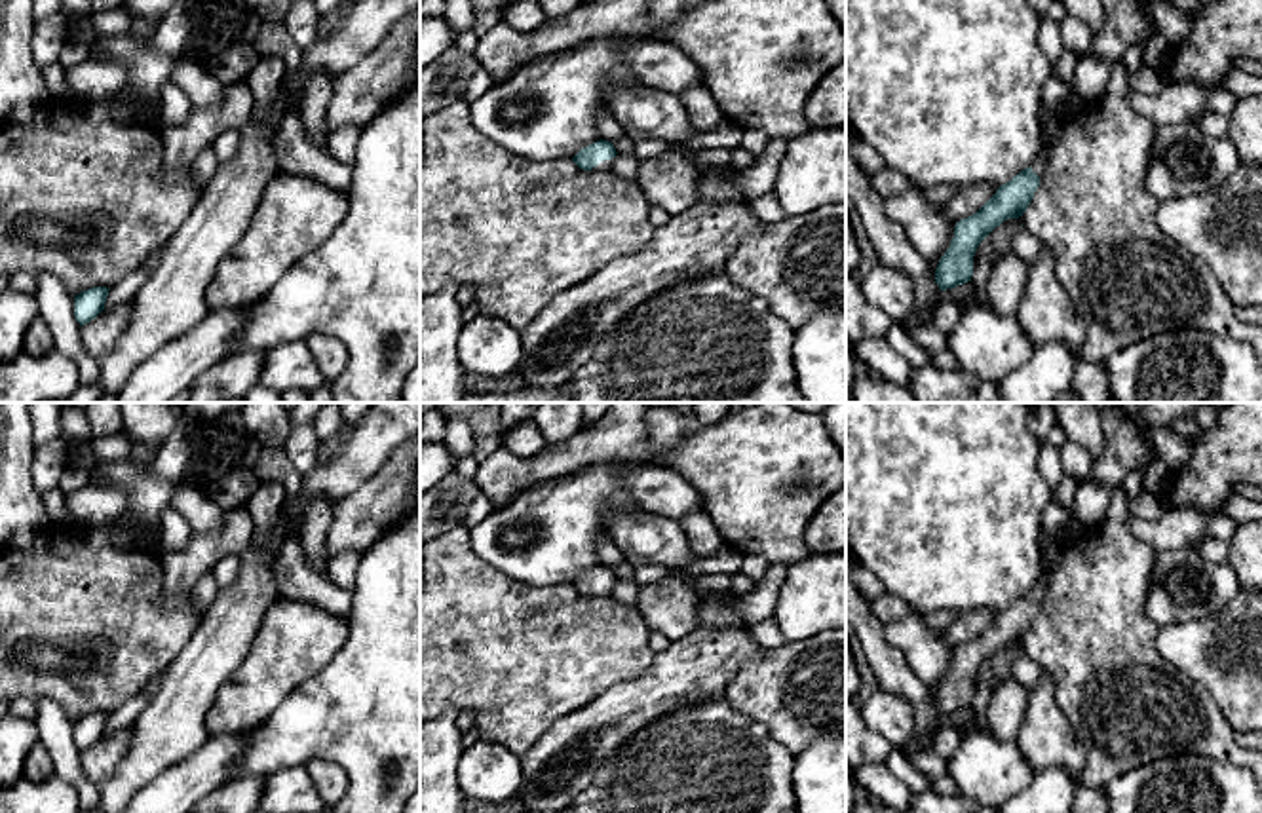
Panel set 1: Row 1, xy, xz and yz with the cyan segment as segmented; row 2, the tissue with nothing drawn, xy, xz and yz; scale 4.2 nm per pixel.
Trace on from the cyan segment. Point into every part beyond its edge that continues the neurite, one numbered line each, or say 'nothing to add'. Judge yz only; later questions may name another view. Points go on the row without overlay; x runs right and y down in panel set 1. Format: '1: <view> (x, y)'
1: yz (1050, 557)

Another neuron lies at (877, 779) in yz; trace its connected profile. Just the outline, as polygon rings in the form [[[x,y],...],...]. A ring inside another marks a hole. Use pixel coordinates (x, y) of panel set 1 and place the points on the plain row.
[[[863,764],[853,777],[880,804],[901,813],[910,811],[912,792],[884,764]]]

